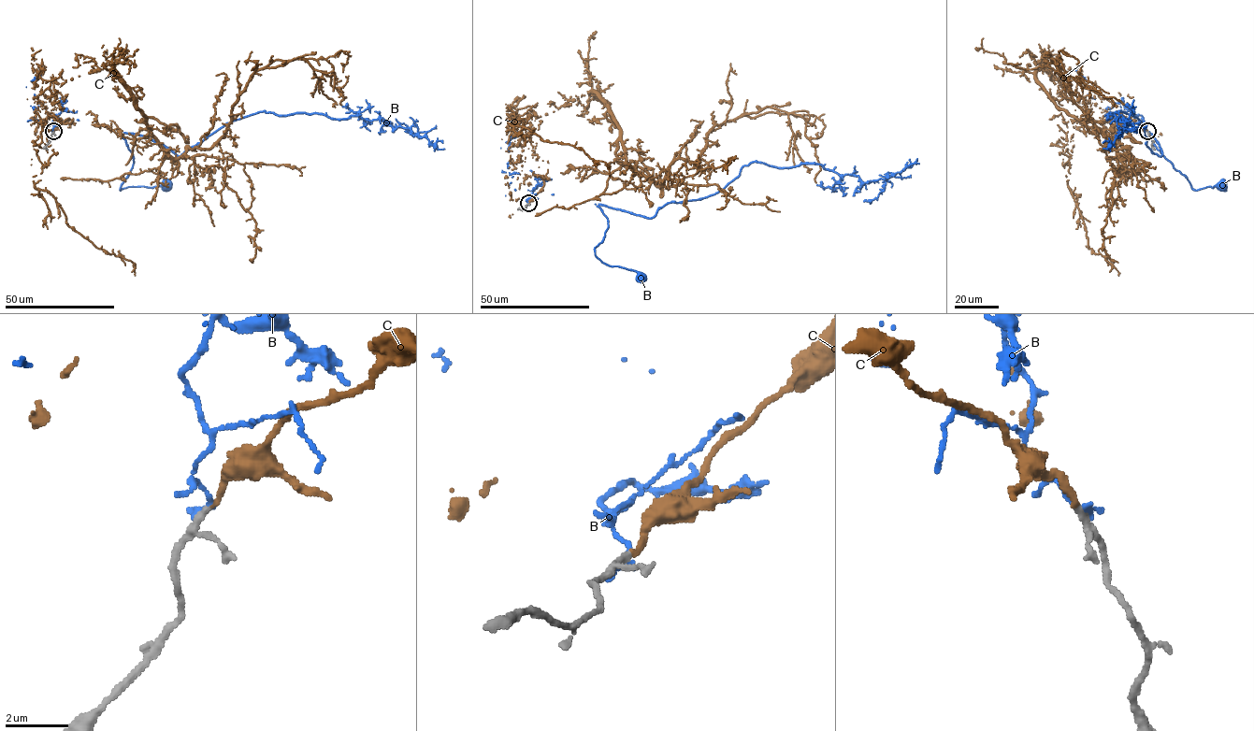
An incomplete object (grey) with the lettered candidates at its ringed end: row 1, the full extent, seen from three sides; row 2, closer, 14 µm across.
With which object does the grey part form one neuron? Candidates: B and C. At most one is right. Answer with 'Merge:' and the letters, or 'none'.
Merge: C

